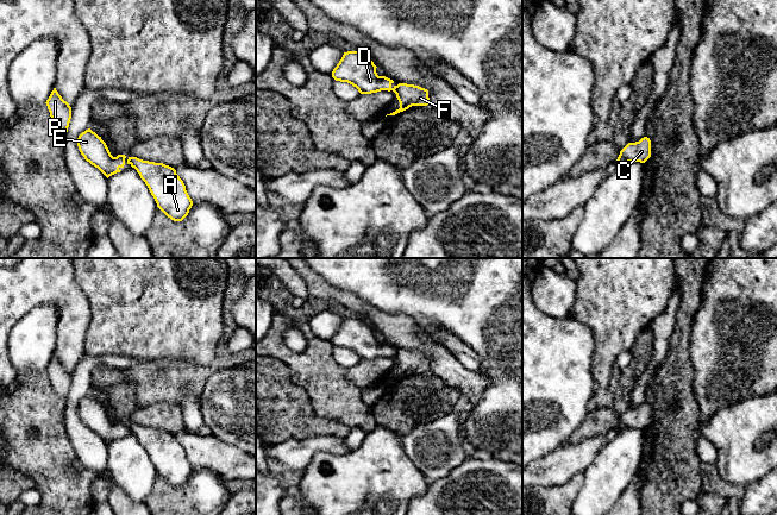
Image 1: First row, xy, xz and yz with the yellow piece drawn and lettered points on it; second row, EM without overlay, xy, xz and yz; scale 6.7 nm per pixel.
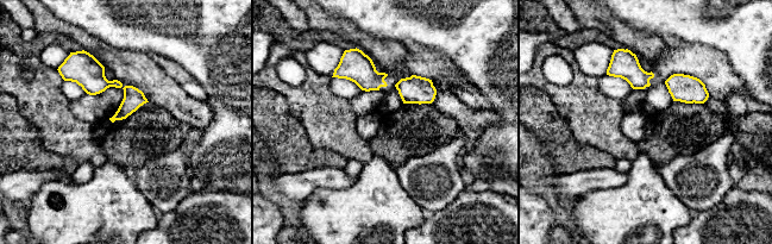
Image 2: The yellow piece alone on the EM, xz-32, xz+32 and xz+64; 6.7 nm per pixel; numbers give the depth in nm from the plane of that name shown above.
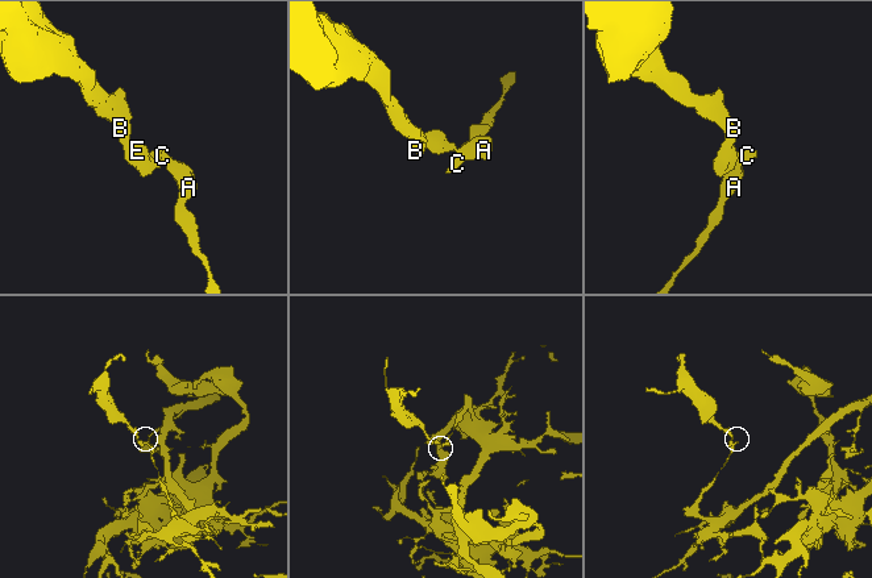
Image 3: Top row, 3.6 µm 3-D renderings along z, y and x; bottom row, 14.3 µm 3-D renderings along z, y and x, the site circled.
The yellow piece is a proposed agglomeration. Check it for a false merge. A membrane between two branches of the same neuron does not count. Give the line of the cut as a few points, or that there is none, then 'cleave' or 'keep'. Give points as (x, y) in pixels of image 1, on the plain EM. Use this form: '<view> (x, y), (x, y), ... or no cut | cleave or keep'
xz (396, 352), (394, 358) | cleave

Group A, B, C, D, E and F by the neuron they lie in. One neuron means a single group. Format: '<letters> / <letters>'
A C F / B D E

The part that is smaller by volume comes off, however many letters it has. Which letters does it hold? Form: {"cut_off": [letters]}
{"cut_off": ["B", "D", "E"]}

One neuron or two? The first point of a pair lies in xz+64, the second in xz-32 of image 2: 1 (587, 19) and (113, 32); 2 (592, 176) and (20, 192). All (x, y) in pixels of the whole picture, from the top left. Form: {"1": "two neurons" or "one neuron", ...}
{"1": "two neurons", "2": "one neuron"}

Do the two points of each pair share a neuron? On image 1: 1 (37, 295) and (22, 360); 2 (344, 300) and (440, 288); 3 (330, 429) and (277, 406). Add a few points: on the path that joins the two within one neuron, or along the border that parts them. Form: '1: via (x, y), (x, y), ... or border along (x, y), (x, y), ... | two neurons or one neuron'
1: border along (60, 312), (42, 303), (12, 326) | two neurons
2: border along (333, 287), (349, 290), (384, 311) | two neurons
3: via (317, 426), (299, 422), (290, 416) | one neuron

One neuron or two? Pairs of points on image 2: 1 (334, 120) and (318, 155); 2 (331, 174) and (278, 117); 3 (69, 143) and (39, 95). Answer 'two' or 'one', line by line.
1: two
2: two
3: one

